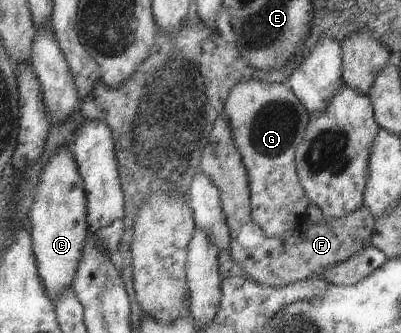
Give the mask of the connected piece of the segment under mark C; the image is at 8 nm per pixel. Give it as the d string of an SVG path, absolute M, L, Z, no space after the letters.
M65 145L45 165L29 215L39 275L42 276L47 295L54 303L59 301L59 295L74 287L75 275L78 275L79 261L89 238L90 209L87 208L87 203L86 184L79 173L75 153L71 146Z

